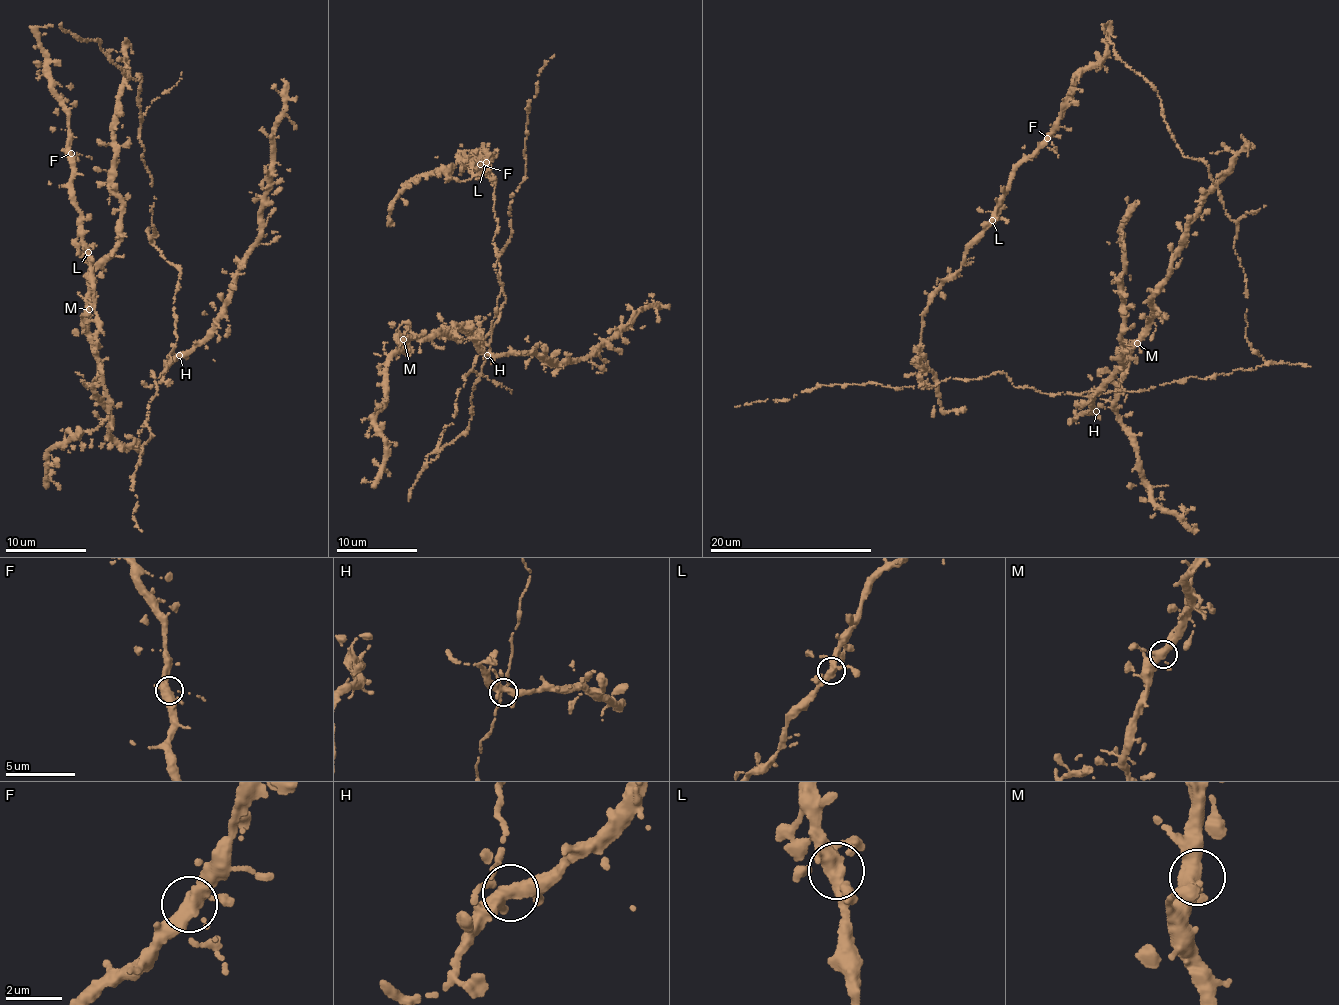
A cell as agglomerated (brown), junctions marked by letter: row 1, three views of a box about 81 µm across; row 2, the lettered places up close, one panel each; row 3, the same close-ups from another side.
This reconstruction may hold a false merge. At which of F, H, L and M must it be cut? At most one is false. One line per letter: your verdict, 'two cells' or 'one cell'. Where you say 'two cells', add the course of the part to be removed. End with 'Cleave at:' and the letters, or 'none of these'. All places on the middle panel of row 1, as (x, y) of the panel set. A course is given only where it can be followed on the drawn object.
F: one cell
H: one cell
L: one cell
M: one cell
Cleave at: none of these

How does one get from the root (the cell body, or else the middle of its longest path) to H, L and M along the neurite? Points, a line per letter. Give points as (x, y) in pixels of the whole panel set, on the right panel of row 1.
H: (1220, 192), (1236, 223), (1245, 337), (1265, 362), (1108, 390), (1092, 396), (1096, 411)
L: (1220, 192), (1207, 163), (1184, 157), (1157, 91), (1117, 56), (1107, 23), (1105, 57), (1077, 79), (993, 219)
M: (1220, 192), (1216, 178), (1221, 174), (1189, 224), (1170, 276), (1152, 296), (1155, 312), (1148, 335), (1137, 343)

